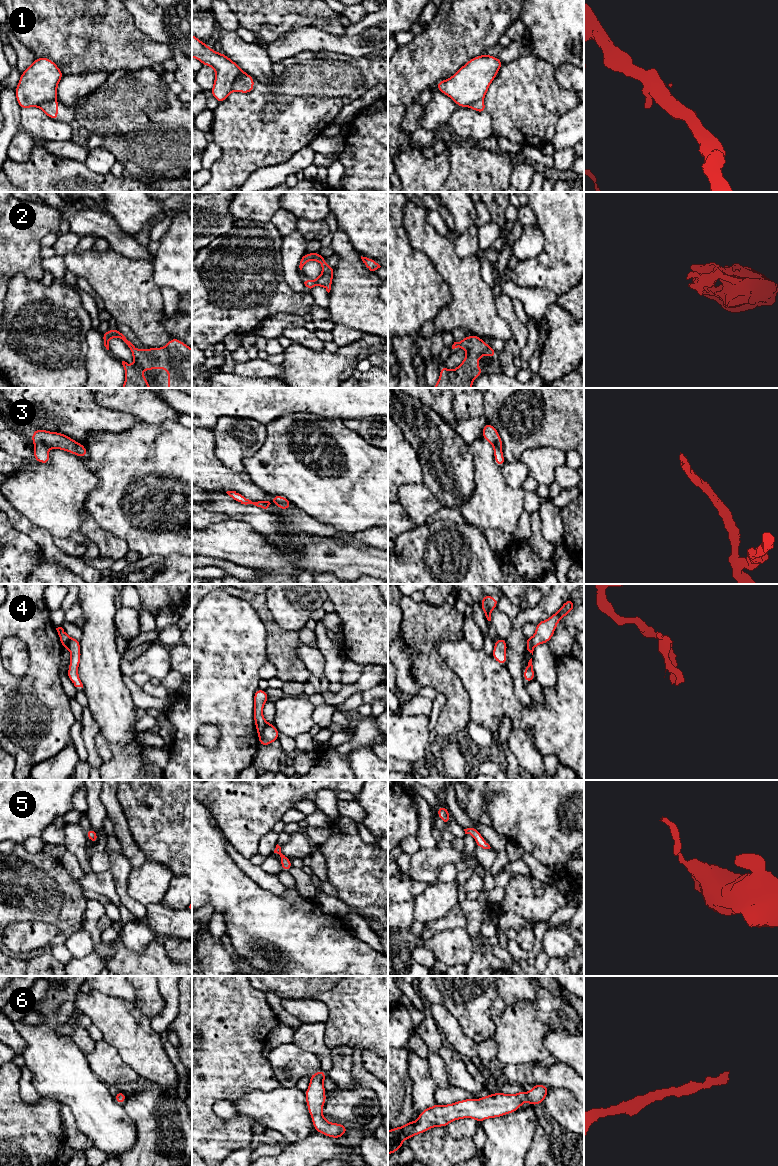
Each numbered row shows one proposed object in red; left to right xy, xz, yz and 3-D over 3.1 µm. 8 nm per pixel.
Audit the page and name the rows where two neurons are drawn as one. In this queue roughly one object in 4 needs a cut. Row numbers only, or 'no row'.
1, 4

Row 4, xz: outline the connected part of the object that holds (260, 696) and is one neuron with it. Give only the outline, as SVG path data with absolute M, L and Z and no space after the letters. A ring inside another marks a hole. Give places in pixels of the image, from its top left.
M257 689L254 693L254 722L258 733L262 732L266 726L263 716L263 706L268 701L268 694L265 690Z

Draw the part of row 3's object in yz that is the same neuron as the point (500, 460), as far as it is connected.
M486 423L482 430L482 437L486 439L494 448L494 459L496 464L502 467L506 461L503 457L503 444L498 431L490 423Z

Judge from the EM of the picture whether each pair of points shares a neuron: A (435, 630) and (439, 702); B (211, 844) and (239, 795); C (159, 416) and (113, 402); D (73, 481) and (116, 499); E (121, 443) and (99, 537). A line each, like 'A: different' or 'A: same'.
A: different
B: different
C: same
D: different
E: different

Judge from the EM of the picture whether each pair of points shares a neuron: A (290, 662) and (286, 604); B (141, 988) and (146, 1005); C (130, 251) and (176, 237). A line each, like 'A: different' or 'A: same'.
A: different
B: same
C: different

